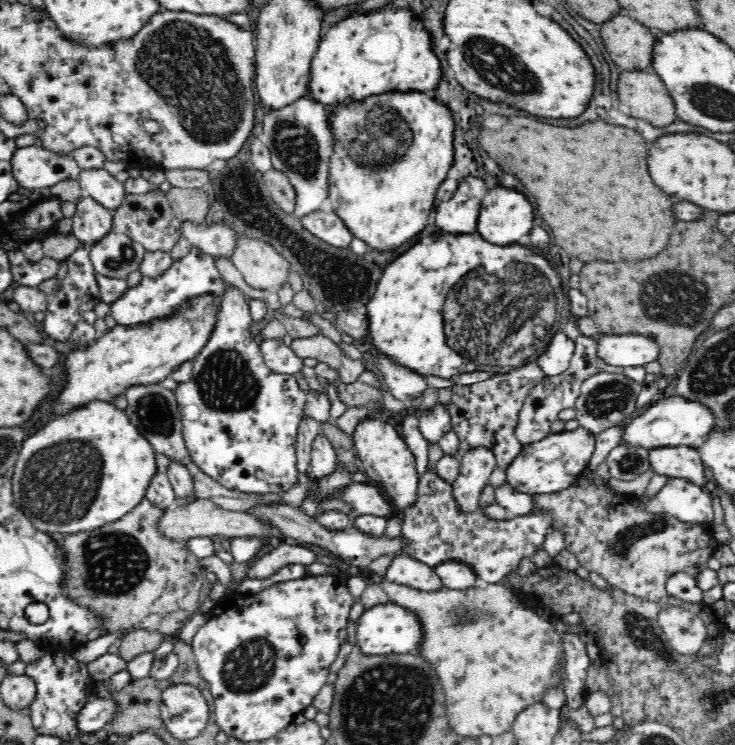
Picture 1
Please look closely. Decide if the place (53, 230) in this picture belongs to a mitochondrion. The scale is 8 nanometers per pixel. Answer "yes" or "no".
no

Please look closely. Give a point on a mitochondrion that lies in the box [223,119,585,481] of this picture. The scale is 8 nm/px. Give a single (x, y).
(494, 317)

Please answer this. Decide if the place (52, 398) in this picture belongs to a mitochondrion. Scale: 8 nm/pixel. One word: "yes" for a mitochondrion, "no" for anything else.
no

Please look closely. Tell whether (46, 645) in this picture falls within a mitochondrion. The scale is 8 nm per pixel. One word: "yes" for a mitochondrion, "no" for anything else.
no

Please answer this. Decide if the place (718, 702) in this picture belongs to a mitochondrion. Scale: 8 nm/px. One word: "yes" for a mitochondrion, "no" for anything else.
yes

